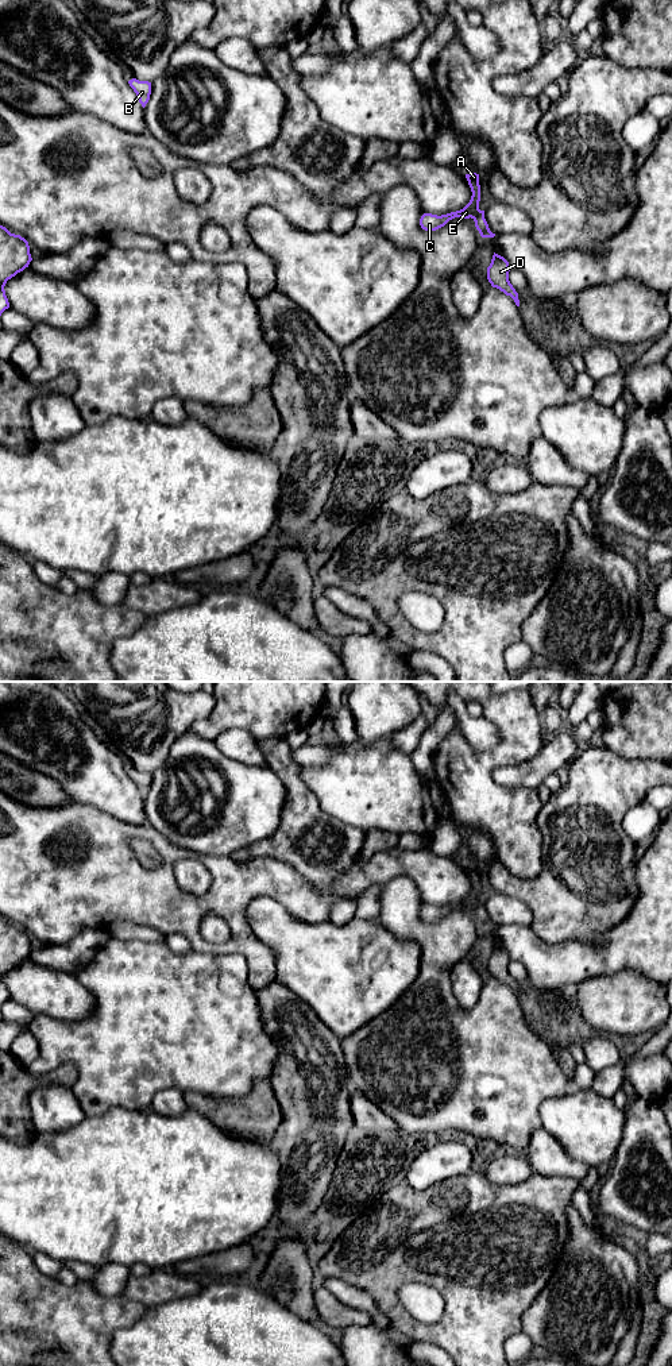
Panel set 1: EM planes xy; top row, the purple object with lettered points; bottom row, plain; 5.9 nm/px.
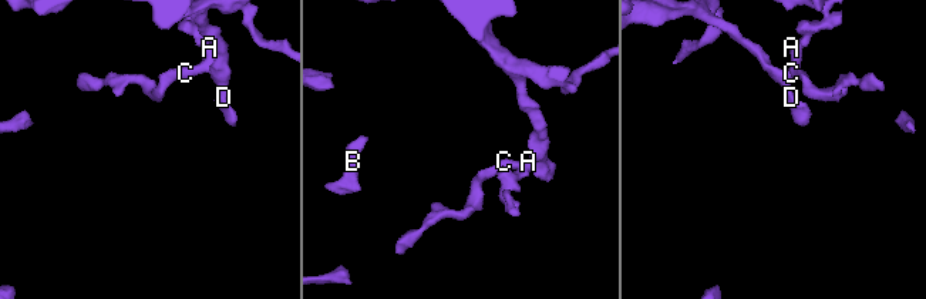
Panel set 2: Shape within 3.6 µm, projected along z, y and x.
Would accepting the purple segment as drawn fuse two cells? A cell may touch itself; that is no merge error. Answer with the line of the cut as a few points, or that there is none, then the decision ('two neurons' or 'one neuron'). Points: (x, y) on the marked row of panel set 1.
no cut; one neuron

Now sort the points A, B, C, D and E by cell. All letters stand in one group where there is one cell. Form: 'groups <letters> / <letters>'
groups A B C D E

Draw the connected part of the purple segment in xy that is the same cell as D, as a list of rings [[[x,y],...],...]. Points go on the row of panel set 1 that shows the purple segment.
[[[494,252],[490,266],[487,267],[487,279],[493,288],[499,289],[506,296],[510,296],[515,305],[520,306],[518,293],[509,281],[509,262]]]

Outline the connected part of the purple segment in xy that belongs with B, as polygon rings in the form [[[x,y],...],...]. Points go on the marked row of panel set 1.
[[[132,78],[128,81],[130,86],[134,89],[134,92],[136,93],[139,103],[142,104],[142,107],[144,108],[146,104],[150,100],[150,94],[151,94],[151,82],[148,81],[139,81],[136,78]]]

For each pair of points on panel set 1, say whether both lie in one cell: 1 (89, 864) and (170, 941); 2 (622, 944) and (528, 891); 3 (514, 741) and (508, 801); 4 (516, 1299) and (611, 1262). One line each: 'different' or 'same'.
1: different
2: different
3: same
4: different

